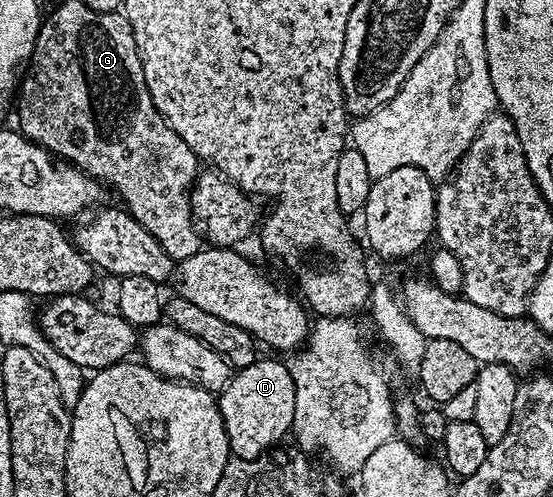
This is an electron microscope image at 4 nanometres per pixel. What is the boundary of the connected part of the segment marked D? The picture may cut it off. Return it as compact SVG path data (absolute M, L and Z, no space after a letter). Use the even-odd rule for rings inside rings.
M265 357L258 358L258 360L247 367L240 368L231 378L224 390L218 396L218 407L224 421L224 428L227 429L229 449L234 458L241 460L258 459L266 454L272 447L272 443L277 442L285 433L286 435L292 430L294 415L295 415L295 383L294 378L291 377L289 366L286 362L279 362L275 359L265 359Z

